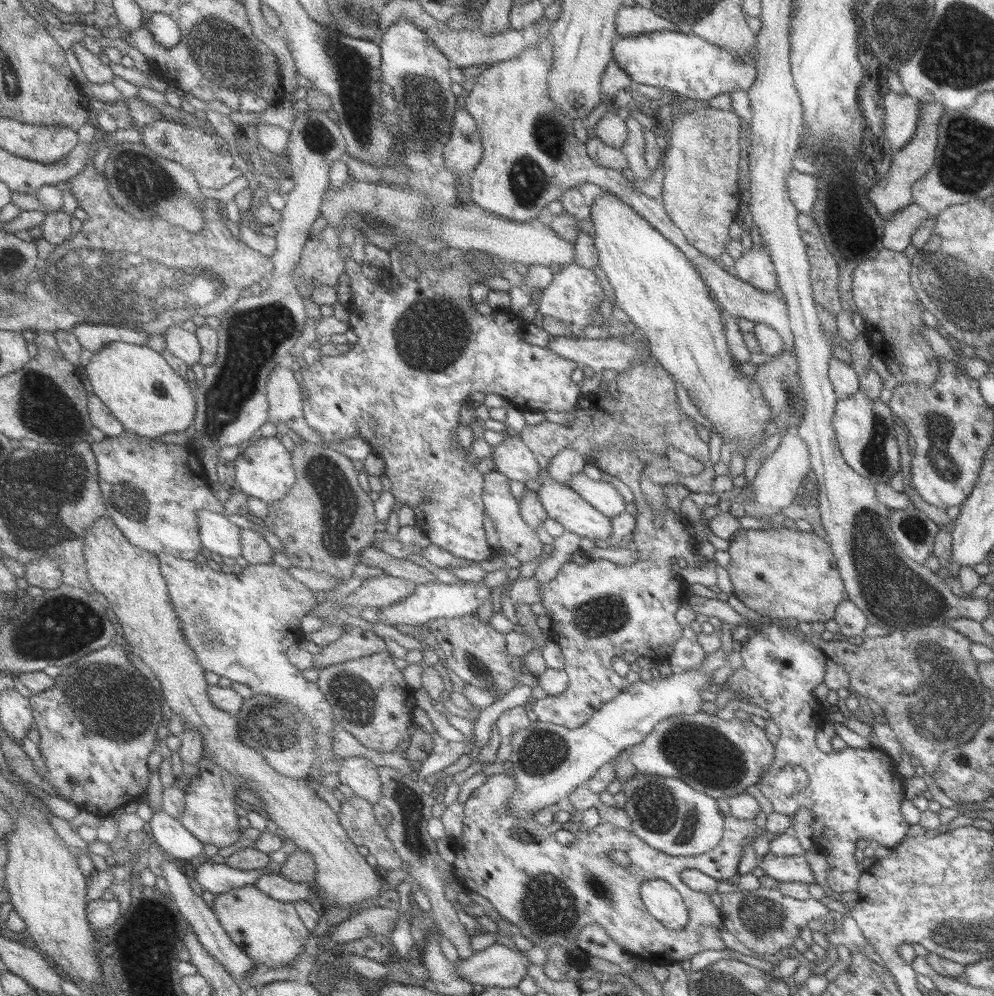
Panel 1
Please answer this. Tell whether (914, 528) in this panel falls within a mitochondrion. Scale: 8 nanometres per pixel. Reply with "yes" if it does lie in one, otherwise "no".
yes

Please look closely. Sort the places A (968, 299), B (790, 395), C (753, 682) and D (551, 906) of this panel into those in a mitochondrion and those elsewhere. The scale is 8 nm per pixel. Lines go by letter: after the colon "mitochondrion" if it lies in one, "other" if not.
A: mitochondrion
B: mitochondrion
C: other
D: mitochondrion

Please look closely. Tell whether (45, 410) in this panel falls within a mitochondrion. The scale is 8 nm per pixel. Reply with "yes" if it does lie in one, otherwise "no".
yes

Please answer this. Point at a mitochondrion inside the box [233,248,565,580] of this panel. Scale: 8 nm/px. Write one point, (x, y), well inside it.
(430, 334)

